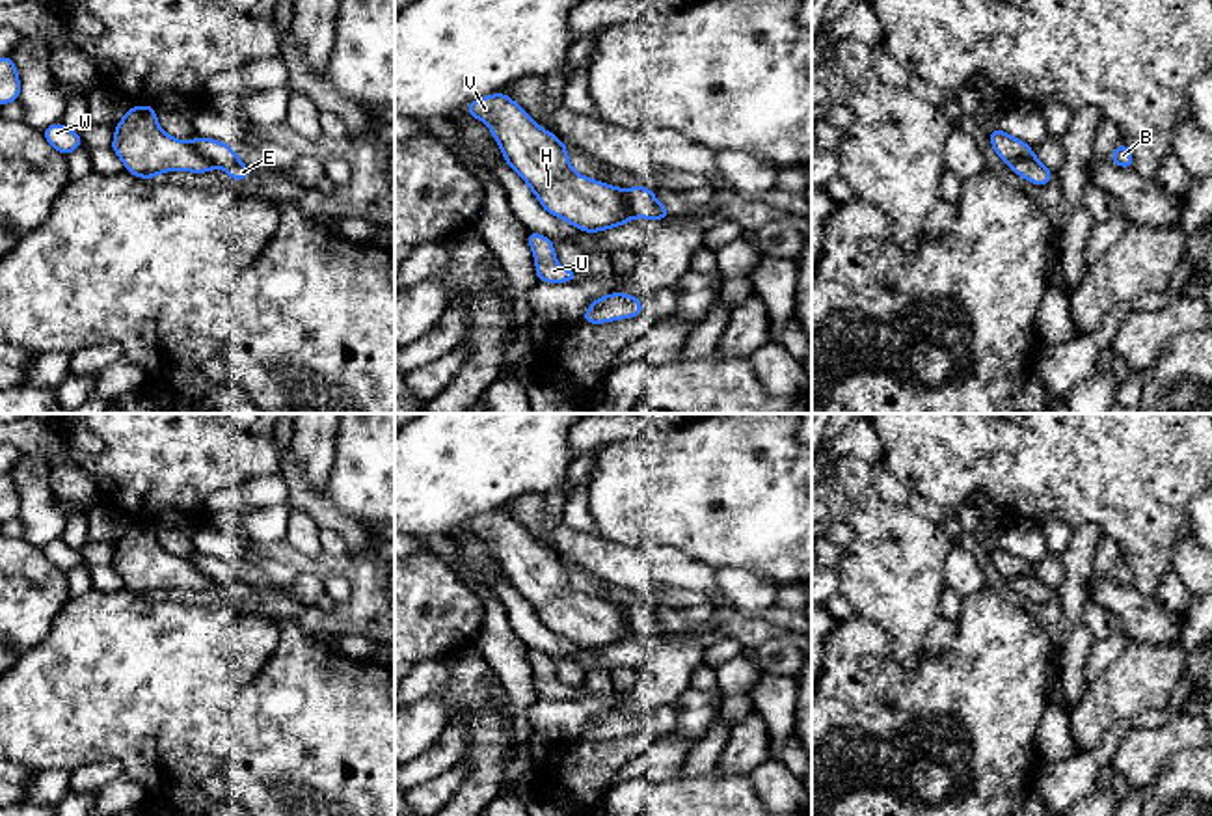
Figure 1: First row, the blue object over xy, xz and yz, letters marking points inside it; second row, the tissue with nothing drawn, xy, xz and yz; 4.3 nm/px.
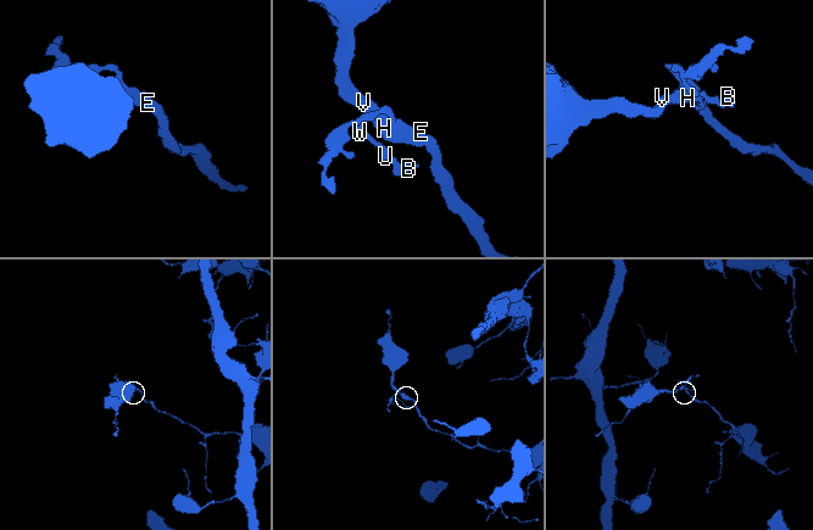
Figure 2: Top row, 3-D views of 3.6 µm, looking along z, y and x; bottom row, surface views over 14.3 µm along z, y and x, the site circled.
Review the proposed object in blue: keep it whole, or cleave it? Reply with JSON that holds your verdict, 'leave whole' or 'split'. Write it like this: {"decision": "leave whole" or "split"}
{"decision": "leave whole"}

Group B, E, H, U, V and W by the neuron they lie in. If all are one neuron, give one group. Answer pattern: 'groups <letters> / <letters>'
groups B E H U V W

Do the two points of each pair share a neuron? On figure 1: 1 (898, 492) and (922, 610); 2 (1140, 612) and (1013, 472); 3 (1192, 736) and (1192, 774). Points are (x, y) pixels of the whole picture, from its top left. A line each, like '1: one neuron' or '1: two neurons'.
1: two neurons
2: two neurons
3: two neurons

